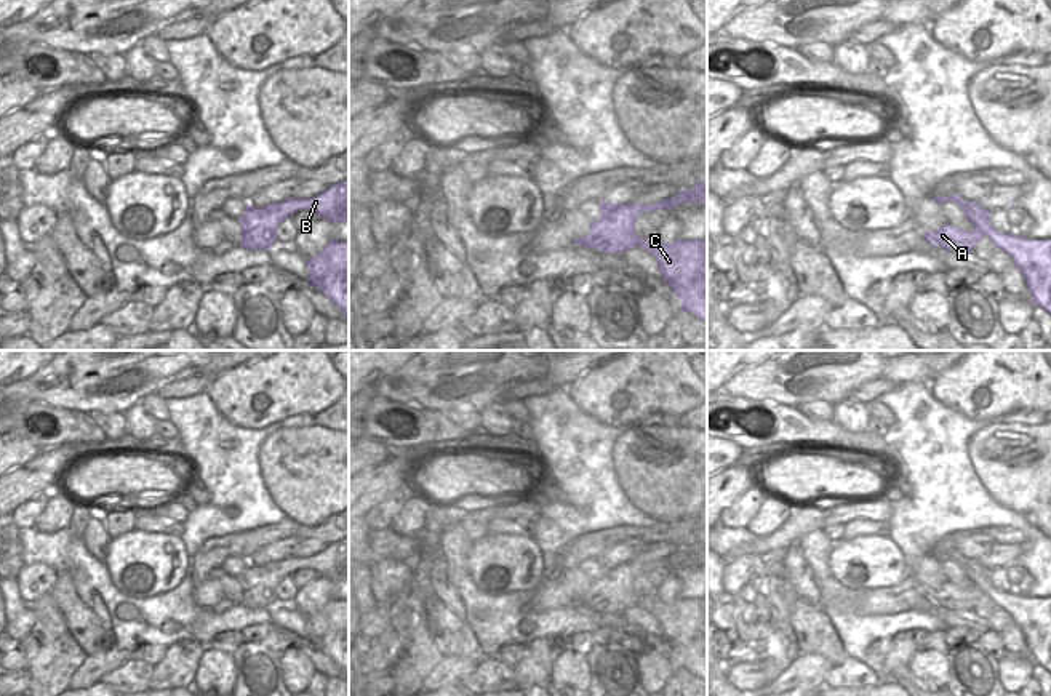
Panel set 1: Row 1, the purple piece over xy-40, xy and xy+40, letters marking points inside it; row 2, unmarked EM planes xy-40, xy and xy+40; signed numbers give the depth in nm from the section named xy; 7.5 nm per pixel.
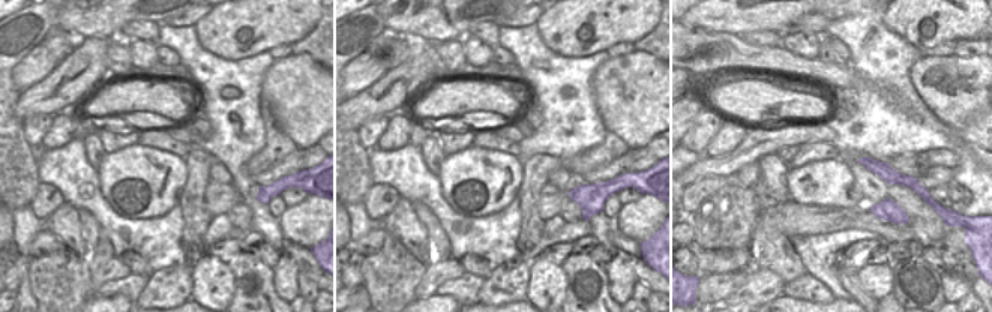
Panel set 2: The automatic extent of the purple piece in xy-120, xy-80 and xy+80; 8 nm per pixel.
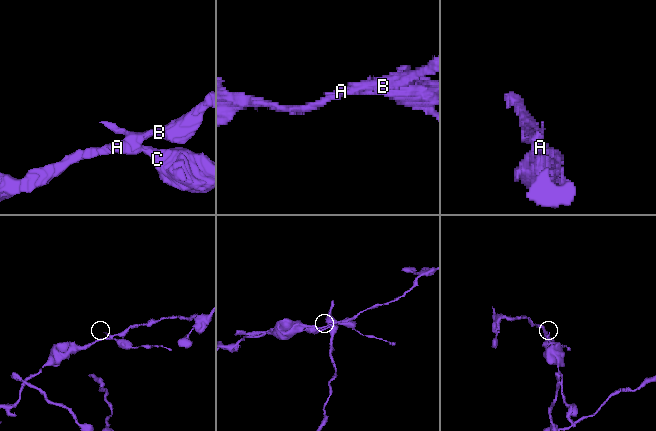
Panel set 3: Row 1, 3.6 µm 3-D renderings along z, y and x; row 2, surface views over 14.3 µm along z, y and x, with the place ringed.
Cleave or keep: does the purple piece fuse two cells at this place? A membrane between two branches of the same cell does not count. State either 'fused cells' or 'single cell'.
fused cells

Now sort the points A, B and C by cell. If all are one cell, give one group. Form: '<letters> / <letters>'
A B / C

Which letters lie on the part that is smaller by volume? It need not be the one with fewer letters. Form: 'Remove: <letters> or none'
Remove: C

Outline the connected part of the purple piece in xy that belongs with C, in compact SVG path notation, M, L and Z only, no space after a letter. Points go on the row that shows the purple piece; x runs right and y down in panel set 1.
M633 230L632 248L637 245L656 258L659 274L681 302L681 312L707 322L707 240L662 243L656 237L643 240Z

